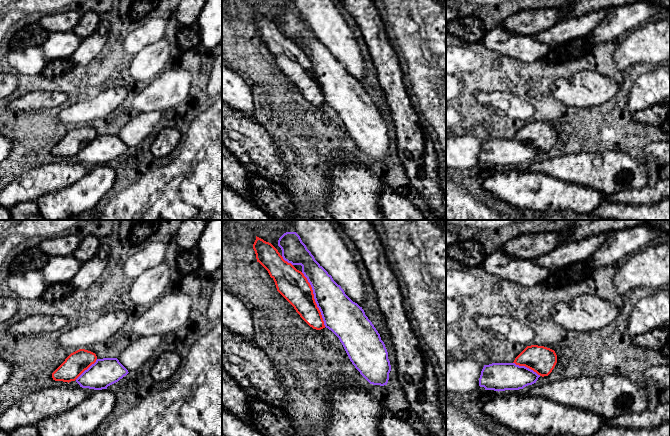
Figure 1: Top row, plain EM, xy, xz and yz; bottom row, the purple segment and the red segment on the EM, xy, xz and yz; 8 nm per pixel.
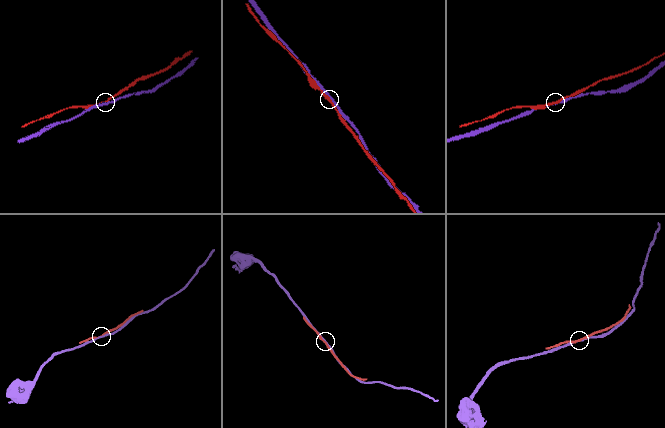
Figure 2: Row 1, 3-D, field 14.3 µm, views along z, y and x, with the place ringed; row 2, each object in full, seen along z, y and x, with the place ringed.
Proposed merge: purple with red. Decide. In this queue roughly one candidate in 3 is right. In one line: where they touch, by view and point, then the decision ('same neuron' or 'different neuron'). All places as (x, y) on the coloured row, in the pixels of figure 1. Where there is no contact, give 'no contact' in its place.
meets purple in xz at (314, 298); different neuron

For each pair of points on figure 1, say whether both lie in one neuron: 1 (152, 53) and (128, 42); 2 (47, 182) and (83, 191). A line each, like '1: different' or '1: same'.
1: different
2: different

